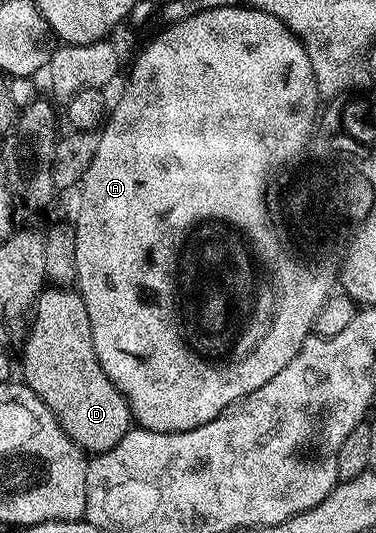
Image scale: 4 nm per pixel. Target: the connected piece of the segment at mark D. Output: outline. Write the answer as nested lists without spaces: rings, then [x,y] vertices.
[[[67,286],[44,287],[35,302],[30,320],[31,329],[28,330],[27,341],[23,344],[22,379],[27,387],[32,388],[46,402],[49,410],[58,418],[65,434],[69,434],[71,441],[82,448],[84,453],[98,454],[117,446],[117,442],[121,442],[121,438],[125,438],[125,434],[133,427],[131,406],[99,364],[93,346],[89,310],[85,308],[82,296]]]

